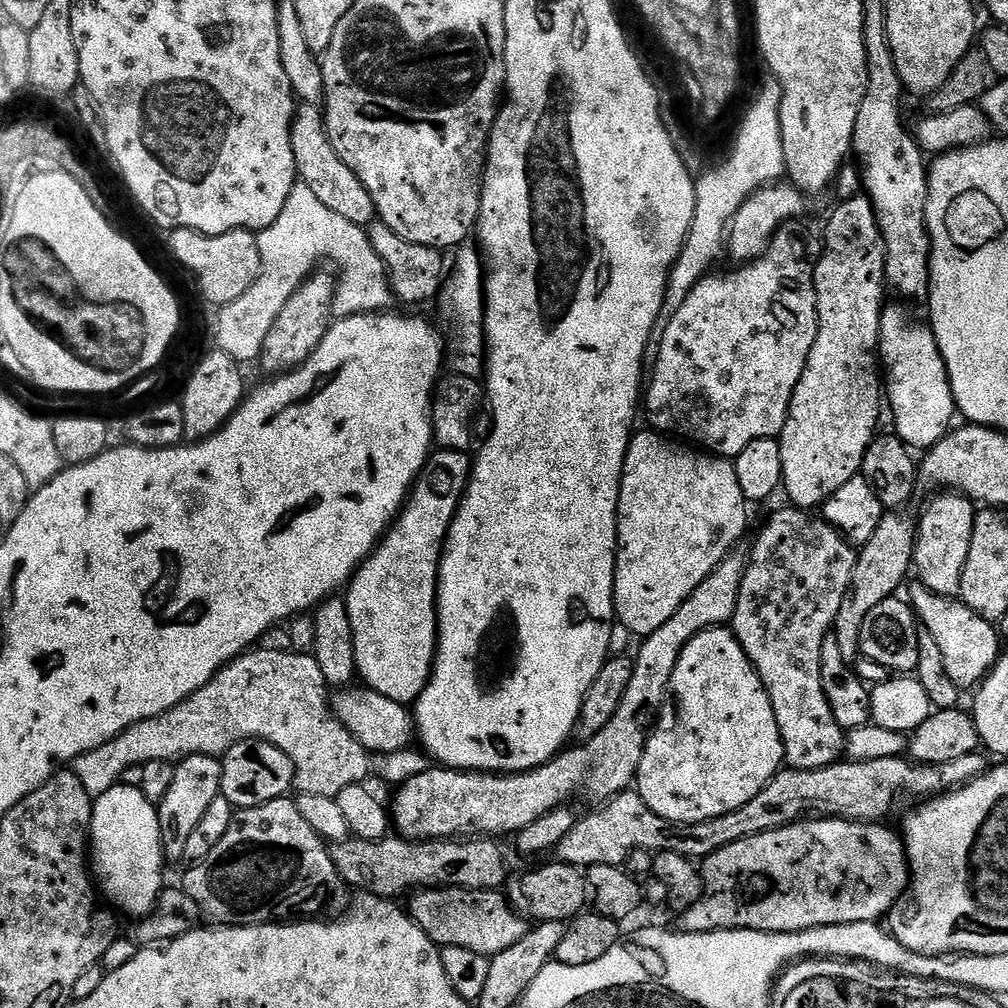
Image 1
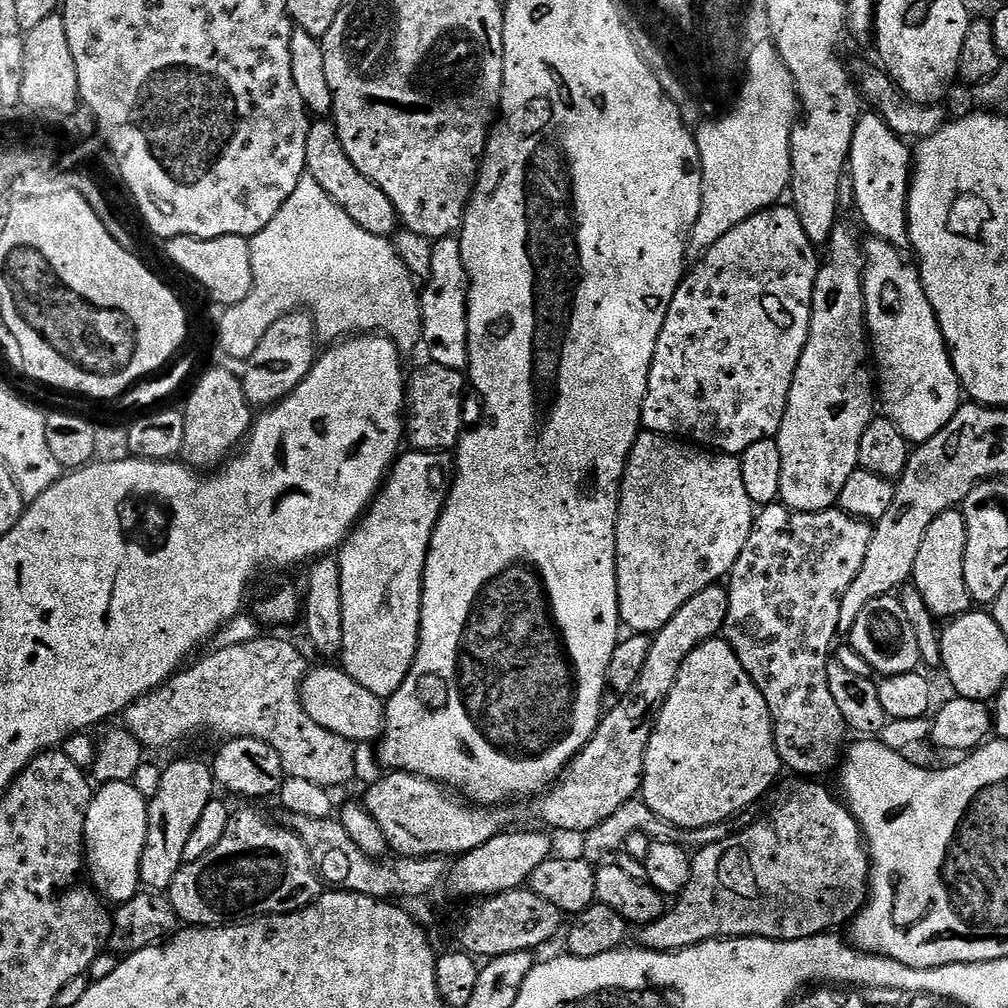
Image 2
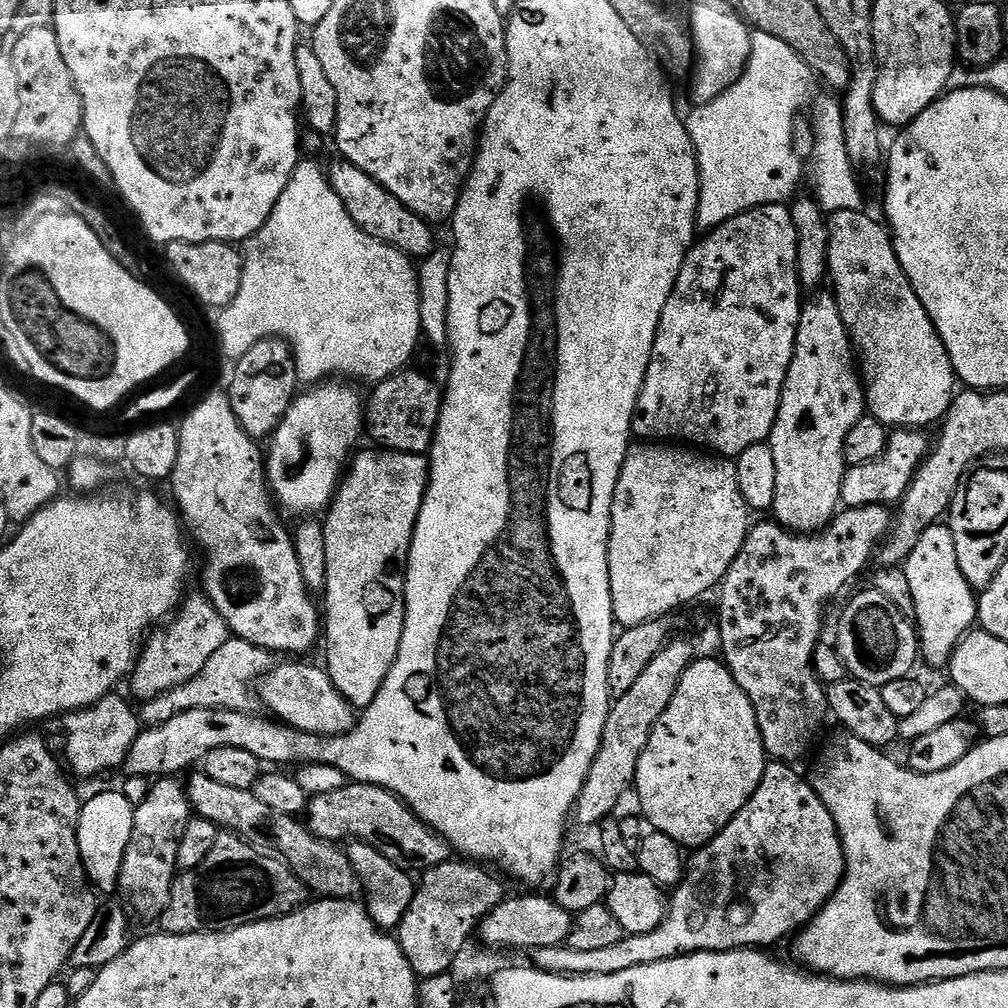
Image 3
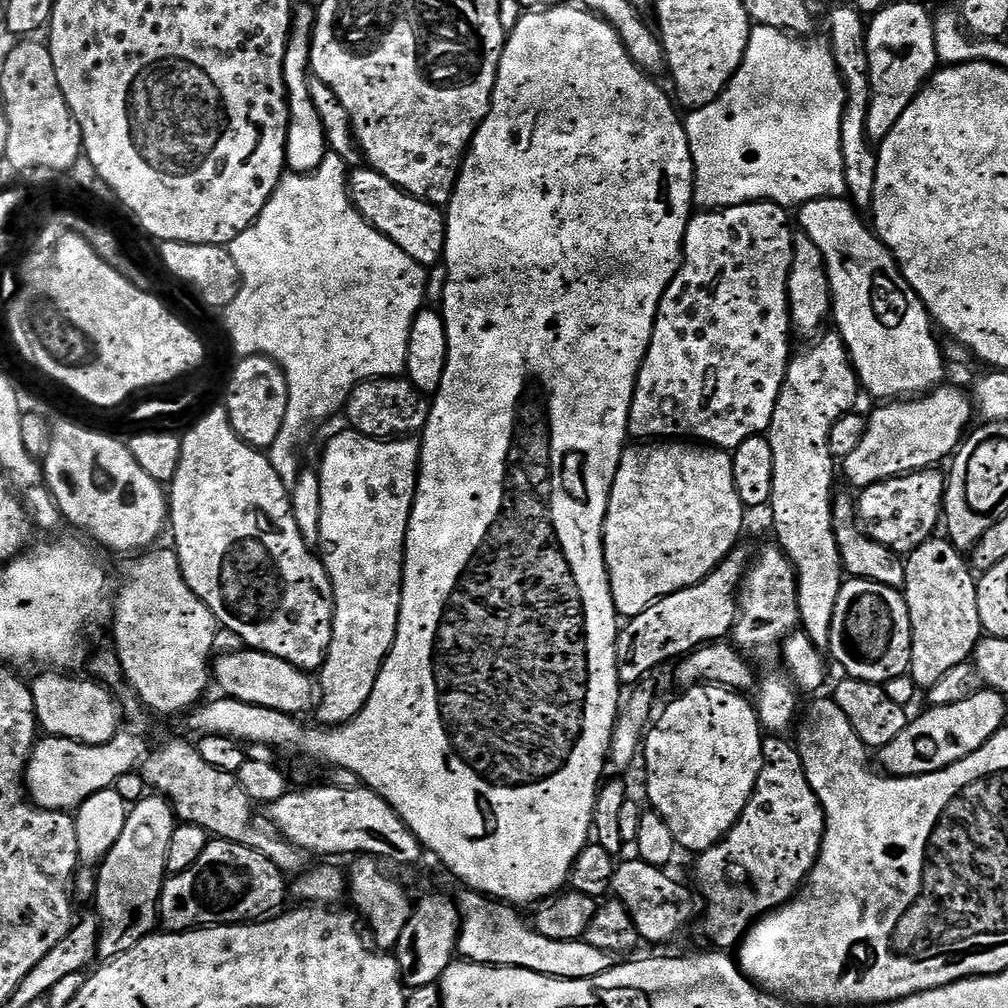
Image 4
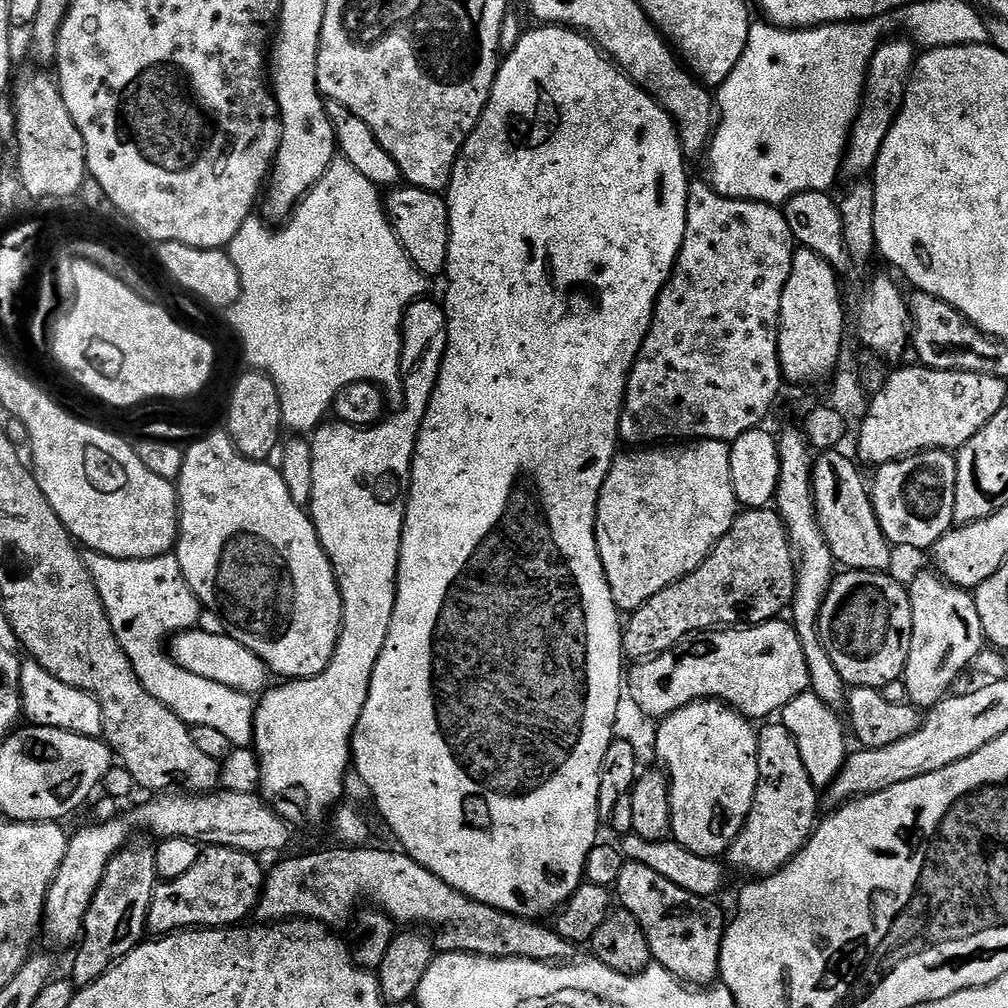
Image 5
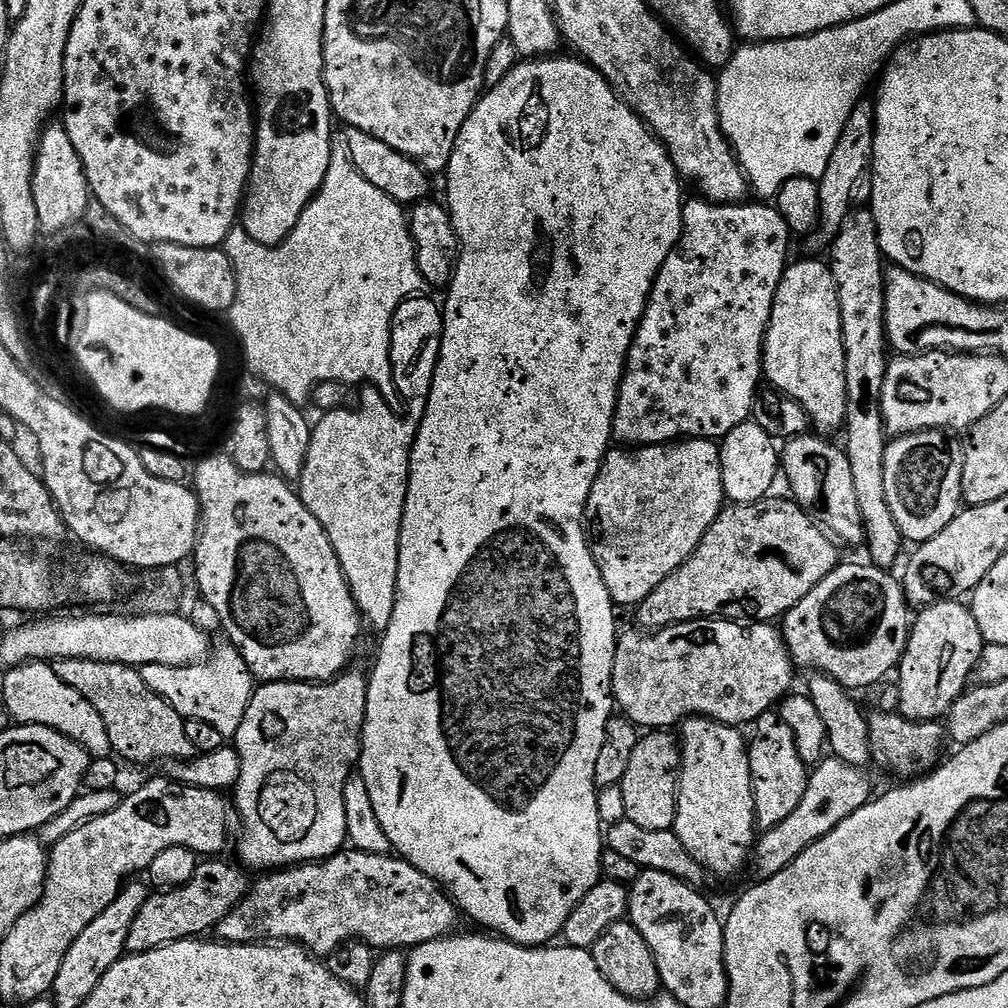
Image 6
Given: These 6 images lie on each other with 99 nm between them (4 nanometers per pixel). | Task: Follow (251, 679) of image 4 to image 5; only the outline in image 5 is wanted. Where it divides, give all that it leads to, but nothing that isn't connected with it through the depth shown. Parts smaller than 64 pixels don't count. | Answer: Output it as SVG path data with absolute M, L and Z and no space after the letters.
M200 631L179 632L173 635L170 640L172 661L178 666L182 666L182 670L190 670L190 674L198 674L198 678L210 678L210 682L218 682L222 686L233 688L236 692L245 694L260 694L269 687L270 673L268 667L253 652L246 650L246 646L242 646L242 642L238 642L233 636L227 634L221 633L220 635L216 632Z

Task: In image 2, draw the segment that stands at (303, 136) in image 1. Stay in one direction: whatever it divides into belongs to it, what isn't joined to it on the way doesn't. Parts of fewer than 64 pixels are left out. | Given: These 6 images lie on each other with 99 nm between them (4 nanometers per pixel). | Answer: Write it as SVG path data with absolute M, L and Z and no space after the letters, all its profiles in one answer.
M320 118L309 125L306 160L307 173L338 202L342 210L346 211L362 230L366 230L366 234L388 238L397 231L398 217L394 210L394 202L390 202L390 198L386 198L386 194L382 194L382 190L378 186L374 186L374 182L370 182L350 162L341 148L341 140L331 121Z

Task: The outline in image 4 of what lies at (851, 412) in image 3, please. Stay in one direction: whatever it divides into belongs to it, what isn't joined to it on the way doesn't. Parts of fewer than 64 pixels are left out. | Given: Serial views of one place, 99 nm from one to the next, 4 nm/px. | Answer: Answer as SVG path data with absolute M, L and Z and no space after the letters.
M839 334L831 335L821 335L819 339L812 342L817 342L817 344L810 345L801 356L793 355L789 359L788 373L784 379L782 390L778 394L774 418L770 422L766 433L766 439L770 442L770 450L774 454L774 482L772 483L772 499L770 501L770 509L772 508L772 528L776 531L774 540L779 547L783 548L785 556L788 557L789 562L796 568L800 628L810 638L810 642L814 642L814 646L821 650L830 649L830 626L834 626L834 606L838 606L838 594L846 579L844 563L840 561L840 551L836 545L836 527L832 521L832 505L834 503L834 491L832 492L832 487L836 484L836 476L838 480L838 460L831 454L831 431L834 429L835 423L839 422L840 419L848 413L851 413L857 407L855 406L856 395L861 395L862 392L860 382L856 379L856 370L852 366L852 360L848 357L848 347L844 345L844 340Z

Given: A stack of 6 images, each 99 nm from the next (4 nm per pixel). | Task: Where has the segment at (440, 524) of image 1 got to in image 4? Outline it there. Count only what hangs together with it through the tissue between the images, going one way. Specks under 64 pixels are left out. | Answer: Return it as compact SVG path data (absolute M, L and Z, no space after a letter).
M345 430L329 438L318 472L323 481L318 555L328 571L332 600L336 604L332 641L318 676L318 688L322 693L318 709L319 723L335 726L347 724L362 710L362 706L366 706L384 660L394 646L402 602L404 543L416 497L416 479L420 473L420 446L412 438L376 439L363 436L361 432Z

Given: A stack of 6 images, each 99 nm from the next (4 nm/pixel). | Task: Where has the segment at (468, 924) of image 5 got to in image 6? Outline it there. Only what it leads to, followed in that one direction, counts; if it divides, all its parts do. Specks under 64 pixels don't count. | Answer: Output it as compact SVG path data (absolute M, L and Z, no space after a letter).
M341 850L335 856L330 857L329 860L318 860L310 864L293 864L291 868L272 870L261 876L264 877L257 884L255 881L249 887L247 894L242 898L242 902L238 906L234 906L234 910L230 910L230 914L226 914L226 918L222 918L222 922L216 925L214 929L215 935L220 935L217 937L223 943L258 944L261 942L291 942L301 944L303 948L308 949L317 958L327 958L331 956L334 950L338 950L346 940L363 940L373 950L411 950L418 947L419 944L438 940L442 936L447 936L457 931L456 914L458 916L458 907L455 900L436 881L431 880L426 874L422 874L422 870L410 866L410 862L401 860L395 854Z

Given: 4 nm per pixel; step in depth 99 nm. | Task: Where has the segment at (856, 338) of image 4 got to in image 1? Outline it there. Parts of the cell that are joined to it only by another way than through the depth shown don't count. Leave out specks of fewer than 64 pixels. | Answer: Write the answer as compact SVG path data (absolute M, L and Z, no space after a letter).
M900 302L889 303L880 314L880 347L878 360L882 365L883 375L886 377L886 404L892 407L892 420L896 423L895 435L899 436L909 449L927 450L933 448L942 437L948 435L953 427L952 416L957 415L956 403L952 387L948 381L948 371L944 366L944 359L936 336L927 323L915 320L907 312L905 305Z

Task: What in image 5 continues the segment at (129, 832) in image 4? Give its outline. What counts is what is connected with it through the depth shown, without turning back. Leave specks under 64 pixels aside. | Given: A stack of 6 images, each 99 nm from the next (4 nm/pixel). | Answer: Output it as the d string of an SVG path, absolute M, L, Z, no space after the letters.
M126 846L108 864L100 889L96 891L92 910L84 920L82 939L75 949L76 961L70 973L77 985L95 982L103 972L130 955L145 939L150 906L158 883L156 853L151 847L132 847Z

